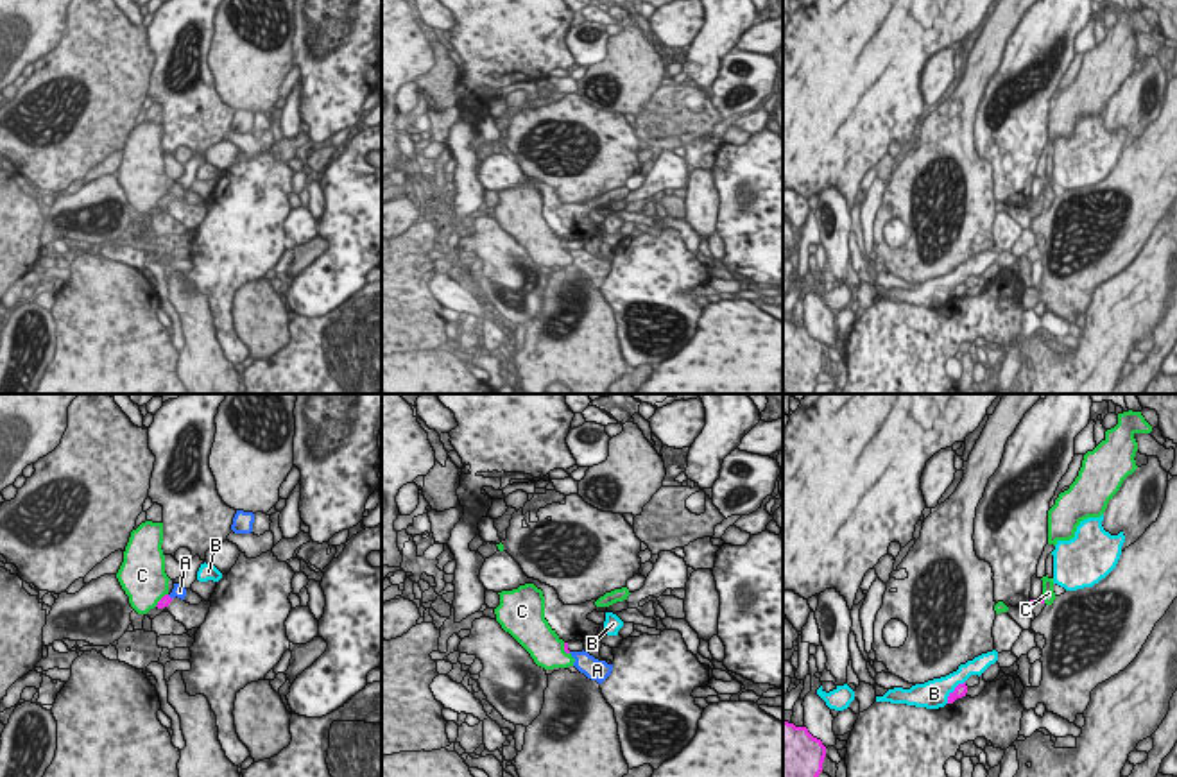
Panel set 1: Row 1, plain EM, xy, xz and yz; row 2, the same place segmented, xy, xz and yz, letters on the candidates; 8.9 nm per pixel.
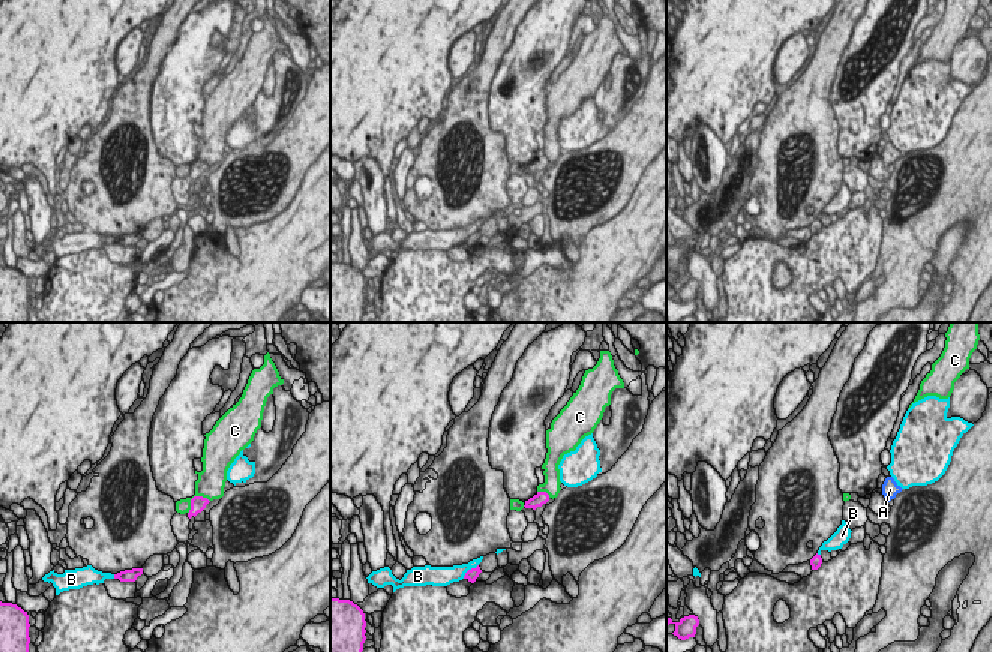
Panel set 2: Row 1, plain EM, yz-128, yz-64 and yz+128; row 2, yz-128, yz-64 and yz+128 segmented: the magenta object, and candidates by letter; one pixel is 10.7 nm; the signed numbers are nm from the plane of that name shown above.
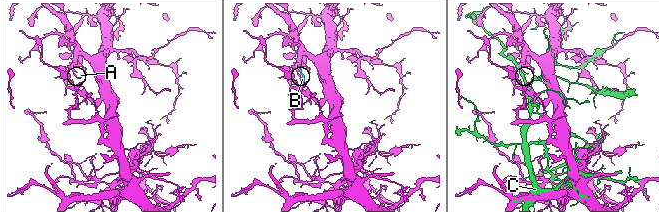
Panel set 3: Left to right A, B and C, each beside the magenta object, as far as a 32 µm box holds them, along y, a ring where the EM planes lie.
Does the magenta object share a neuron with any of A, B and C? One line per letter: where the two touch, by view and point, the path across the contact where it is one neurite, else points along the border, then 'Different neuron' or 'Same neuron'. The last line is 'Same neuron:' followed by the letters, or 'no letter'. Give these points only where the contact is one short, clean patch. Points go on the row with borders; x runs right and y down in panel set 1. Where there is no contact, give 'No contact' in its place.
A: Touches magenta at xy (169, 597). Path across: xy (165, 600), (169, 597), (180, 591). Same neuron
B: Touches magenta at yz (953, 691). Different neuron
C: Touches magenta at xy (160, 600). Different neuron
Same neuron: A

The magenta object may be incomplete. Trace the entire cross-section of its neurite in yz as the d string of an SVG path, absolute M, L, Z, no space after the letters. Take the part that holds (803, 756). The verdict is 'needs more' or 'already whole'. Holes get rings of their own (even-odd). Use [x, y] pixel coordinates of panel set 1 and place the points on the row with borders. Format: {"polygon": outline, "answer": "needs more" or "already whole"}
{"polygon": "M783 720L783 777L819 777L826 747L806 727Z", "answer": "already whole"}

